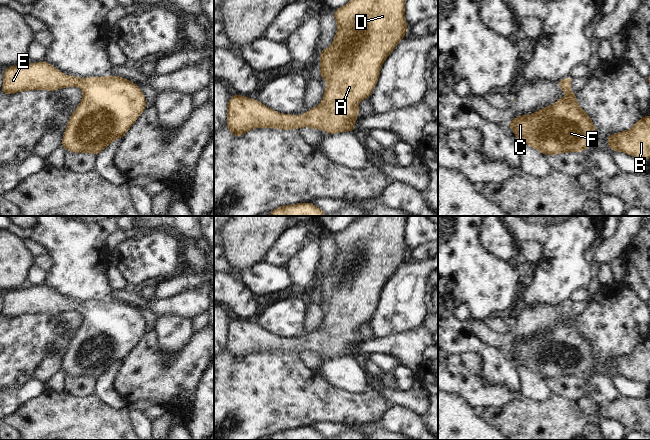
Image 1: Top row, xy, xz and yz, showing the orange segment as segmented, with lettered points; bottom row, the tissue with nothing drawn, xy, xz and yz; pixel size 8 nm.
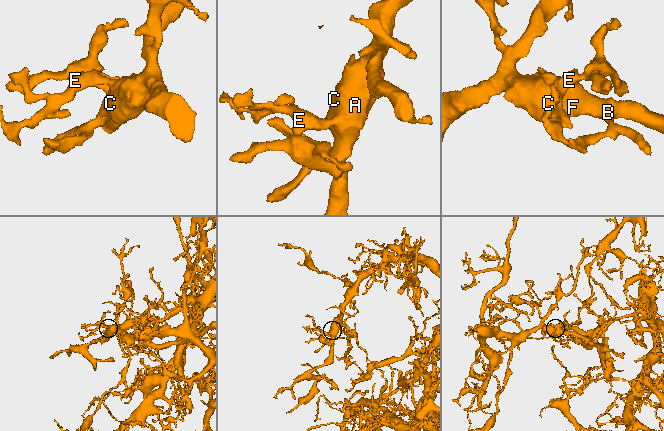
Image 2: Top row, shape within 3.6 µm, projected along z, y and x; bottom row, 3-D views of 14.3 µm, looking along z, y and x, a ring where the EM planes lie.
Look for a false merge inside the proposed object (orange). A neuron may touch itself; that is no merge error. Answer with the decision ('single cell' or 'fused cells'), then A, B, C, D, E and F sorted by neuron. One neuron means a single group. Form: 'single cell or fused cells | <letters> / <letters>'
single cell | A B C D E F

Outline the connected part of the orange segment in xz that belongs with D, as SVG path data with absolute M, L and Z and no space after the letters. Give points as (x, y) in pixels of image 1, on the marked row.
M350 0L345 6L334 9L334 19L338 30L335 33L333 43L330 47L322 49L319 57L320 78L327 82L322 101L315 108L306 111L304 115L286 115L266 107L257 99L249 99L245 95L231 95L227 104L227 122L225 124L231 134L238 138L254 128L299 130L306 125L311 130L325 130L327 135L356 131L354 124L358 119L357 116L361 114L358 108L359 102L371 97L371 93L379 80L383 62L409 29L405 19L405 0Z

